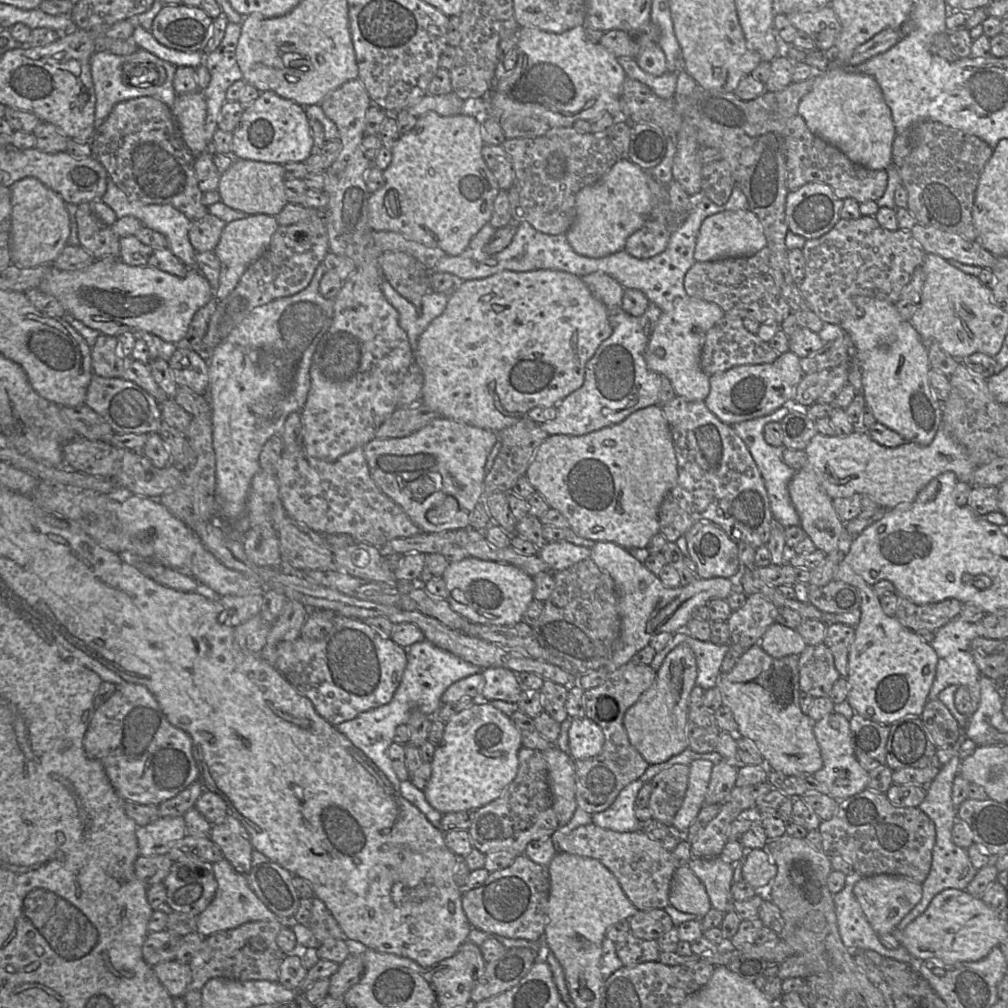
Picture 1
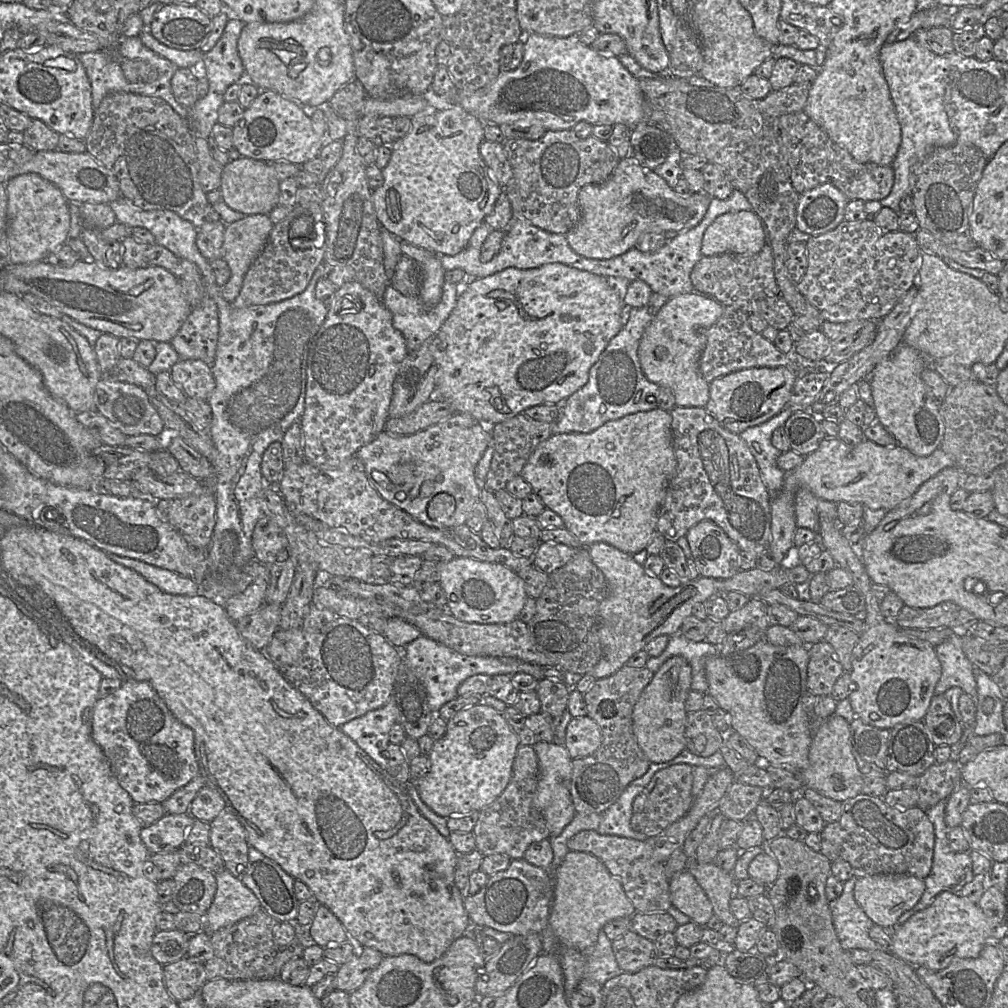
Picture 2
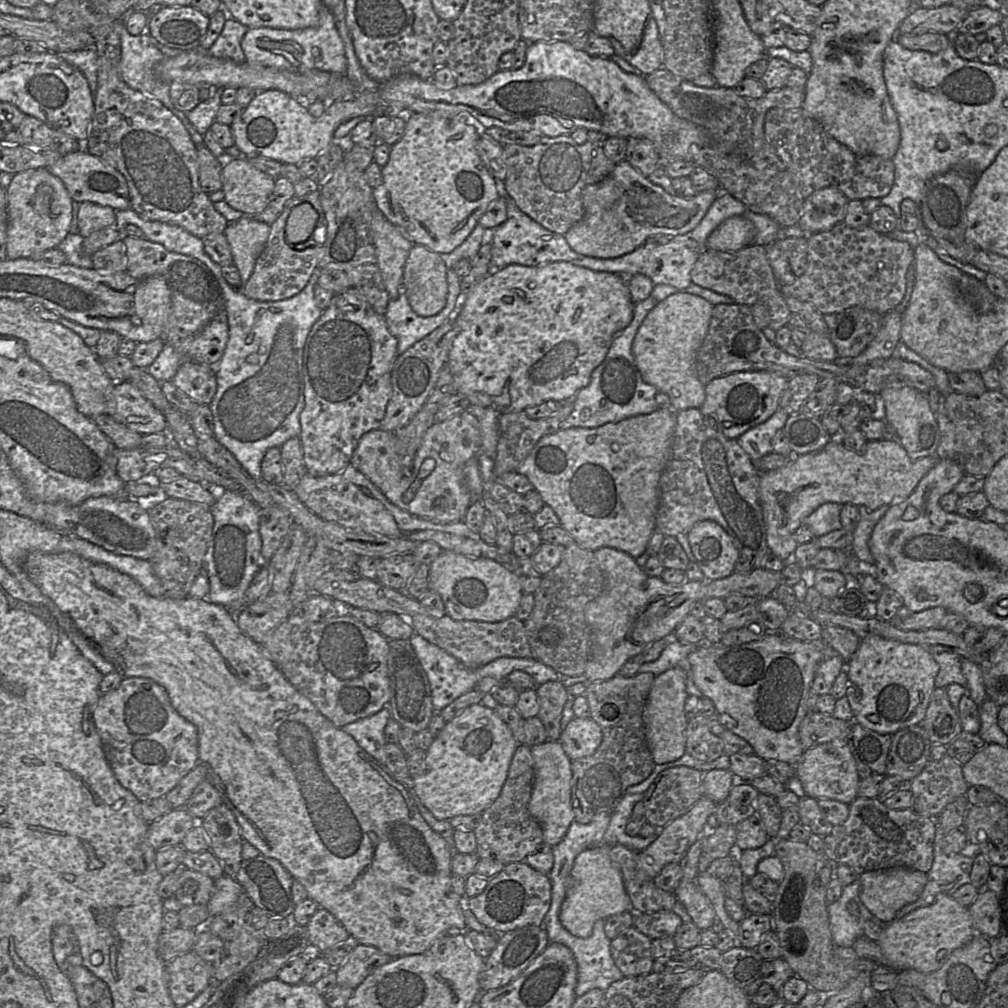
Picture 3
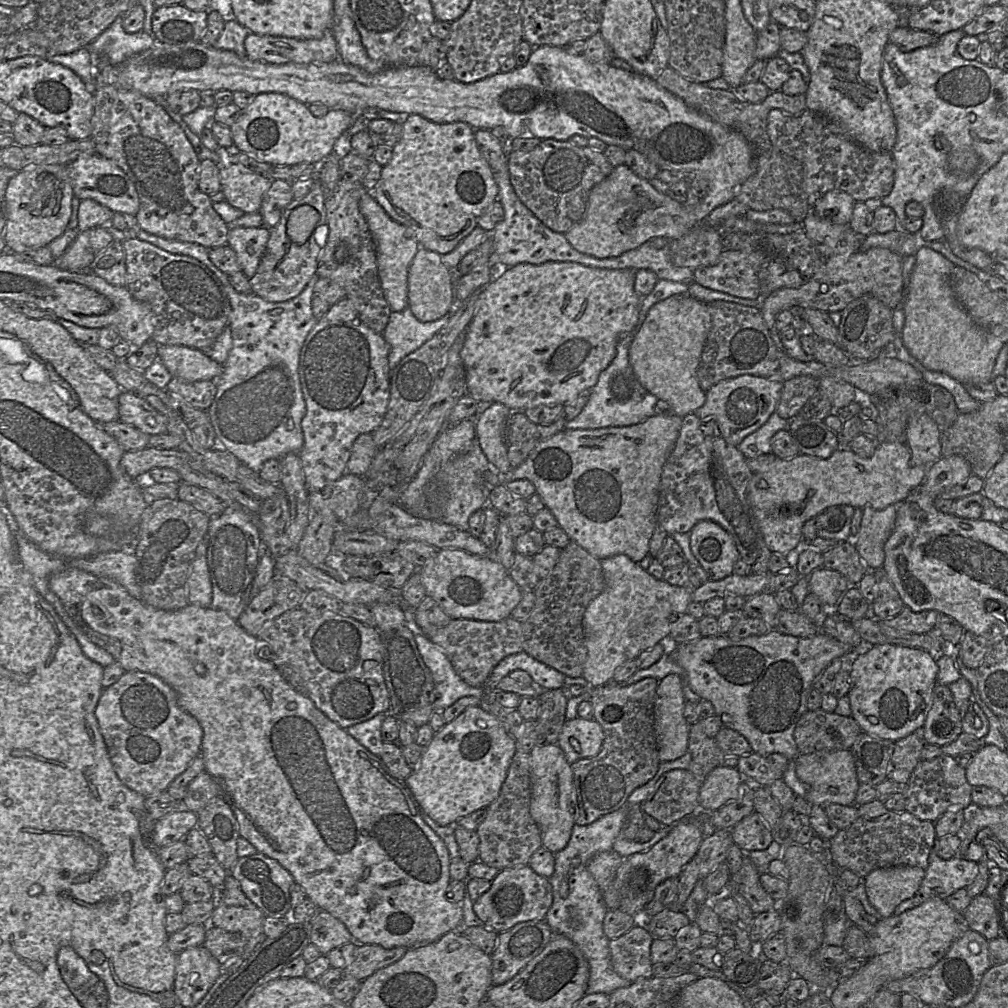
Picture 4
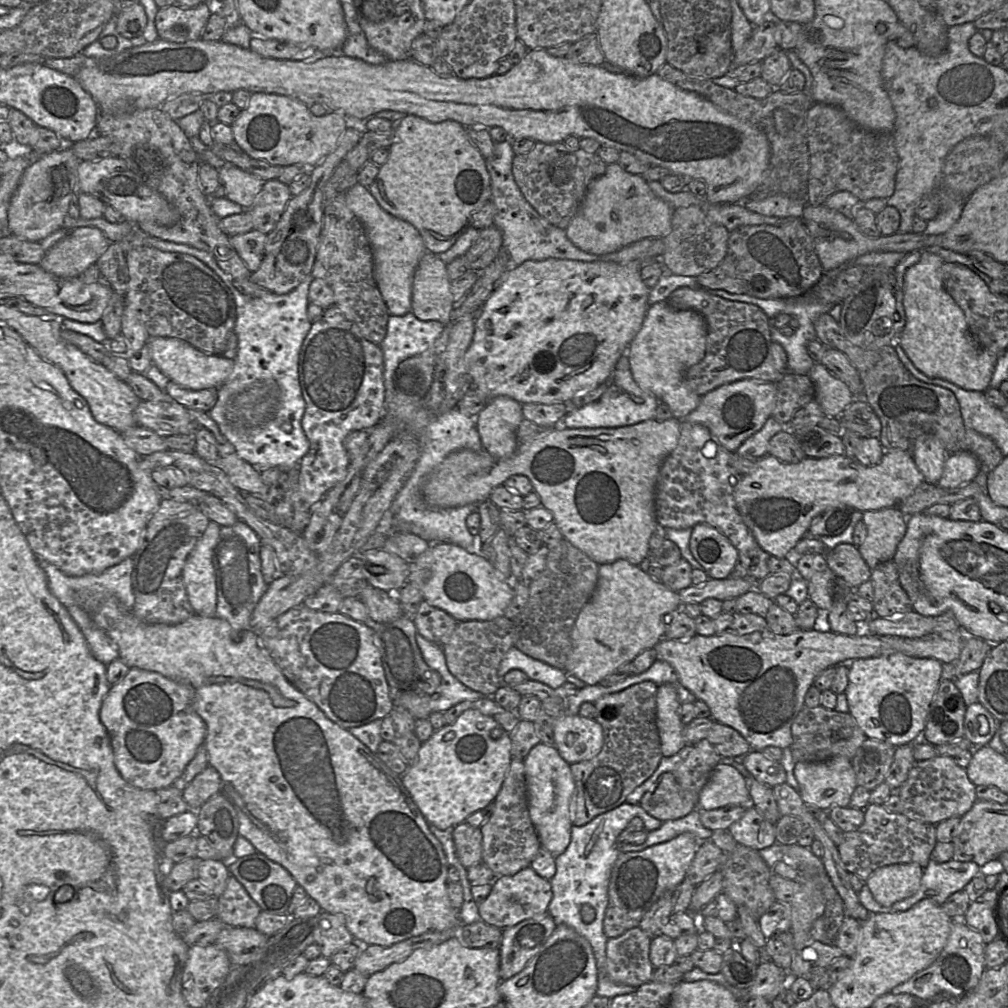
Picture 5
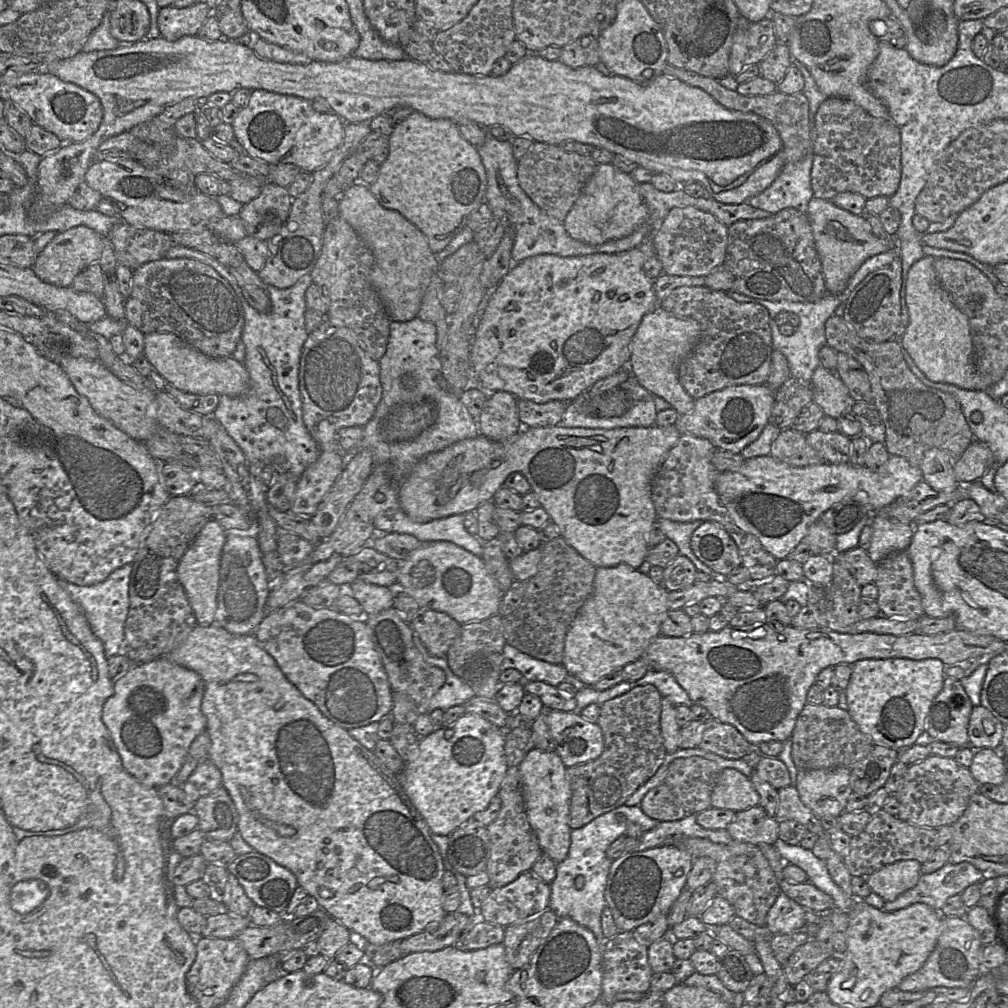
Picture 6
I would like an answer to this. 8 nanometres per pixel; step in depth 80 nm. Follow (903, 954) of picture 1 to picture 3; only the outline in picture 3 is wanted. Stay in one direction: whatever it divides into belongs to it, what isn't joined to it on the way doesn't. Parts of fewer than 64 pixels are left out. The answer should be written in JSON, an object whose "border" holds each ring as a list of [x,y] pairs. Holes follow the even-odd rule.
{"border":[[[859,877],[843,887],[841,897],[827,906],[830,930],[835,946],[852,947],[856,939],[864,935],[863,926],[866,920],[875,916],[861,902]],[[855,901],[859,907],[859,916],[855,917],[848,911],[848,904]]]}

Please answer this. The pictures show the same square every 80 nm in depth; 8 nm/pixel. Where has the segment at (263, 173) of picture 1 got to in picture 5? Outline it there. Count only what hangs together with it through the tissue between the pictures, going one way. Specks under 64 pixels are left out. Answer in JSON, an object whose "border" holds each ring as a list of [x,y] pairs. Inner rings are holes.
{"border":[[[225,163],[219,169],[219,178],[225,188],[226,198],[244,209],[253,204],[265,182],[231,163]]]}

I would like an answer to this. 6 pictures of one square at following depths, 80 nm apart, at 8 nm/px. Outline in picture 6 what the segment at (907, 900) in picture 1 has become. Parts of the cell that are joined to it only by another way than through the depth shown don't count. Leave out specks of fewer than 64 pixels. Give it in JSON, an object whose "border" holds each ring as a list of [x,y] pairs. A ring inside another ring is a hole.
{"border":[[[900,860],[874,872],[867,883],[872,892],[885,902],[890,902],[915,887],[921,875],[921,864],[918,861]]]}

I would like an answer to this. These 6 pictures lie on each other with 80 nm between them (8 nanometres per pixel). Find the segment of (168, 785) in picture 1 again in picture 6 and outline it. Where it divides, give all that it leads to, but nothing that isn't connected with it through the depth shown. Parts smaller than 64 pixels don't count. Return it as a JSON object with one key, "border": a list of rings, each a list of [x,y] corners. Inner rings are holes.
{"border":[[[167,658],[133,664],[125,675],[114,681],[113,694],[105,701],[102,721],[109,731],[124,769],[141,784],[159,788],[171,783],[182,767],[193,740],[206,731],[206,717],[201,710],[204,682],[195,671]]]}

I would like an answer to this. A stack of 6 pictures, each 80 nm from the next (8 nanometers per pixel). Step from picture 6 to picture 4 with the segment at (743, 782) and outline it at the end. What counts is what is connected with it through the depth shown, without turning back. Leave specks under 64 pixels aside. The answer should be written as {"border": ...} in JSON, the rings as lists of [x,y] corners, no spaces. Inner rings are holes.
{"border":[[[716,766],[702,781],[699,791],[699,810],[713,812],[735,800],[744,779],[735,767]]]}

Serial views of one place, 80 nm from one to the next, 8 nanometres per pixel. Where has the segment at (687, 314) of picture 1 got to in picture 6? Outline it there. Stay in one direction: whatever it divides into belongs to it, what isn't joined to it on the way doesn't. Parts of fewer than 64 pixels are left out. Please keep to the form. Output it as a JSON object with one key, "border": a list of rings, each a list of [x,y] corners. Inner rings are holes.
{"border":[[[660,305],[653,311],[646,314],[631,341],[631,352],[629,359],[629,369],[636,377],[639,384],[648,390],[652,395],[659,396],[671,404],[677,413],[684,415],[694,407],[695,399],[684,389],[679,380],[679,366],[681,362],[690,354],[700,336],[700,325],[692,318],[681,318],[672,315],[664,310]]]}

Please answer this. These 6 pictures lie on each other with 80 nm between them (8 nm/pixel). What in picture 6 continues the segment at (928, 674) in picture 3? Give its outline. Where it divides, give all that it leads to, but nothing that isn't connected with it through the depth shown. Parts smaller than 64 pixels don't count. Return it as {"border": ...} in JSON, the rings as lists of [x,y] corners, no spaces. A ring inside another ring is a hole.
{"border":[[[890,658],[884,660],[862,660],[852,667],[850,682],[845,691],[848,713],[860,731],[872,740],[874,745],[901,750],[915,743],[923,743],[926,737],[926,720],[934,700],[943,688],[946,666],[938,659],[910,660]]]}

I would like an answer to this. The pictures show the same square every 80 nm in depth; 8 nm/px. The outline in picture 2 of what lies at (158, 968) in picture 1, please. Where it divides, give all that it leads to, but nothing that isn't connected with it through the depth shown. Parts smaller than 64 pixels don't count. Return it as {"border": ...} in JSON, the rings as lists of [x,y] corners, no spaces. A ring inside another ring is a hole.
{"border":[[[187,956],[163,965],[164,984],[176,1002],[187,1000],[196,994],[207,982],[204,963]]]}

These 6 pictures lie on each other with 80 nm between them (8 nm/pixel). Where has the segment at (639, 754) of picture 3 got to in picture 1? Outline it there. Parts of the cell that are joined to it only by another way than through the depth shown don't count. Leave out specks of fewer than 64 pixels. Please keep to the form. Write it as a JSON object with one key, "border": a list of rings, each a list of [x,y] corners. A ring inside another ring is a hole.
{"border":[[[630,661],[610,673],[603,684],[584,691],[585,716],[594,721],[604,734],[604,744],[598,755],[574,761],[576,803],[585,812],[594,814],[606,810],[621,790],[639,779],[648,768],[649,764],[631,745],[623,725],[623,718],[626,711],[652,685],[655,678],[656,671],[650,665]]]}

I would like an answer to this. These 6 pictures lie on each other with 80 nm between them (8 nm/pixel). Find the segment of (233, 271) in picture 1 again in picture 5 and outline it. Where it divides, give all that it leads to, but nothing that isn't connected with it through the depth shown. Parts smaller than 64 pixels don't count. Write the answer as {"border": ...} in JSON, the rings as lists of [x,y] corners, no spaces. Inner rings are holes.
{"border":[[[251,230],[230,236],[230,242],[251,273],[256,272],[263,260],[267,234]]]}

